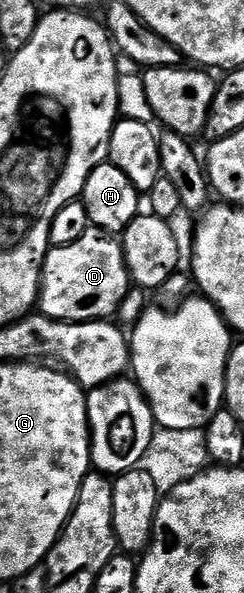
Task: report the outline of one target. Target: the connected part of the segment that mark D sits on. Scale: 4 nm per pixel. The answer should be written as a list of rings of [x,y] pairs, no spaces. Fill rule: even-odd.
[[[91,227],[75,243],[50,248],[41,272],[39,309],[56,321],[100,321],[120,310],[131,288],[125,250],[116,236]]]

